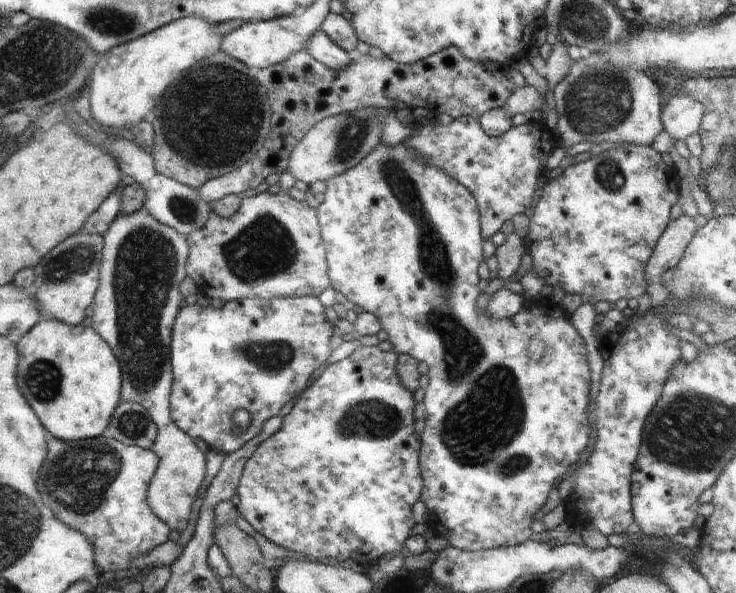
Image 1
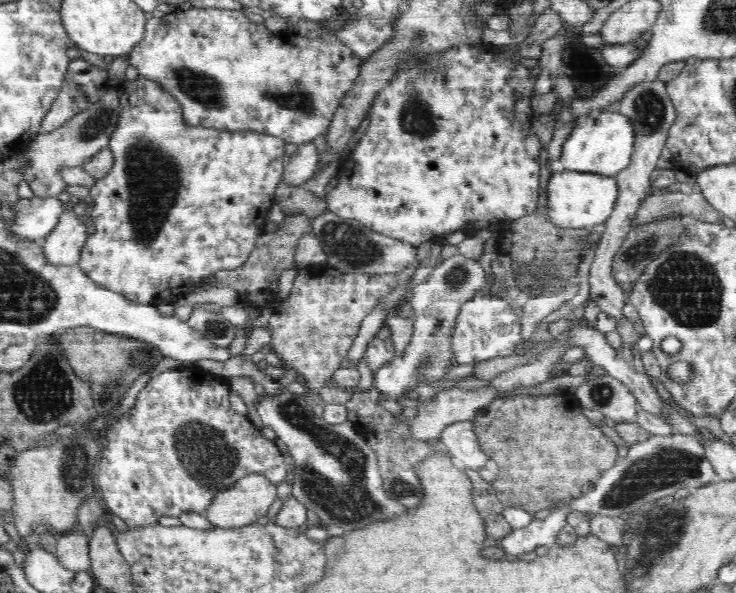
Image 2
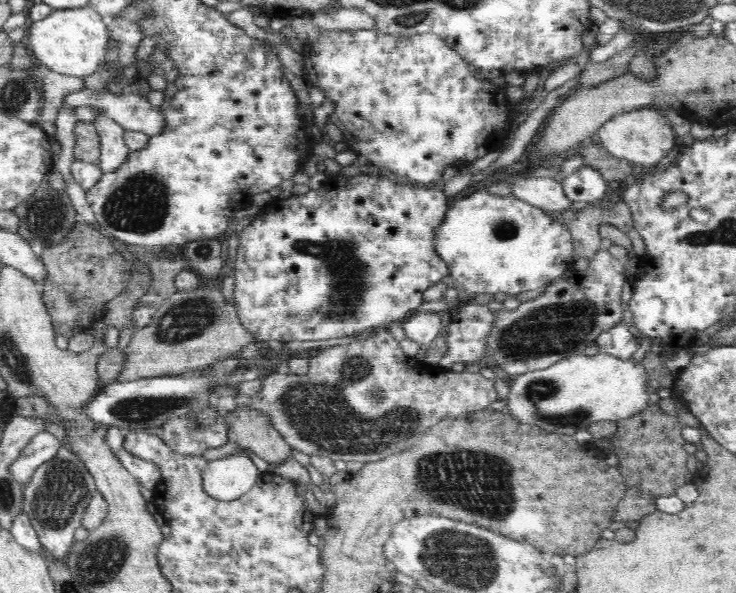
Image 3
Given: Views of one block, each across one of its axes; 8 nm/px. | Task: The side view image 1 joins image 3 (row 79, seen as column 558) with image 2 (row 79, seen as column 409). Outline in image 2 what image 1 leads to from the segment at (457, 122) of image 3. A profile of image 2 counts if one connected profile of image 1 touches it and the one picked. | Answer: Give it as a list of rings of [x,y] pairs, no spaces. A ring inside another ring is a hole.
[[[196,8],[188,10],[175,10],[160,18],[151,17],[147,20],[144,39],[127,55],[129,64],[132,64],[148,80],[158,83],[164,92],[171,94],[182,107],[183,119],[188,126],[196,126],[202,129],[215,128],[228,132],[254,131],[267,135],[277,136],[287,143],[301,145],[313,141],[316,136],[325,136],[332,122],[336,109],[341,105],[342,99],[351,89],[363,60],[358,59],[348,46],[338,40],[335,34],[323,34],[317,38],[304,37],[302,33],[287,32],[275,34],[266,29],[263,23],[253,23],[246,17],[242,10],[228,10],[218,8]]]

